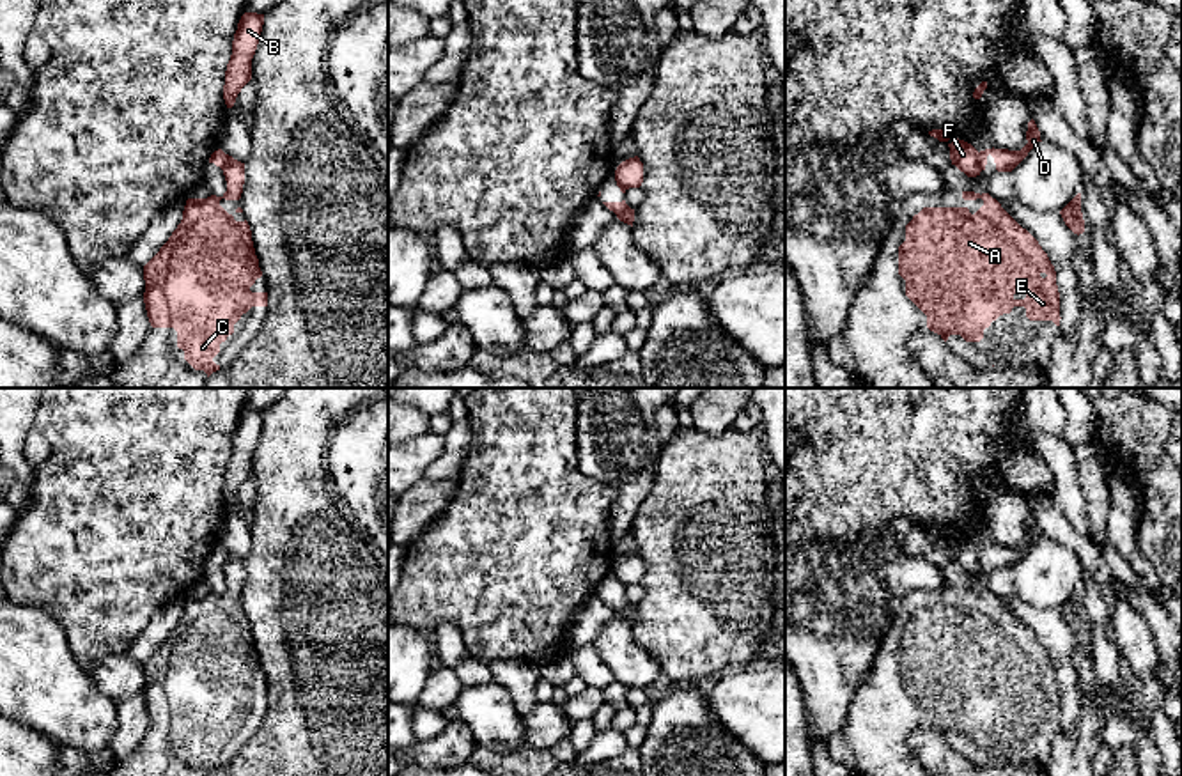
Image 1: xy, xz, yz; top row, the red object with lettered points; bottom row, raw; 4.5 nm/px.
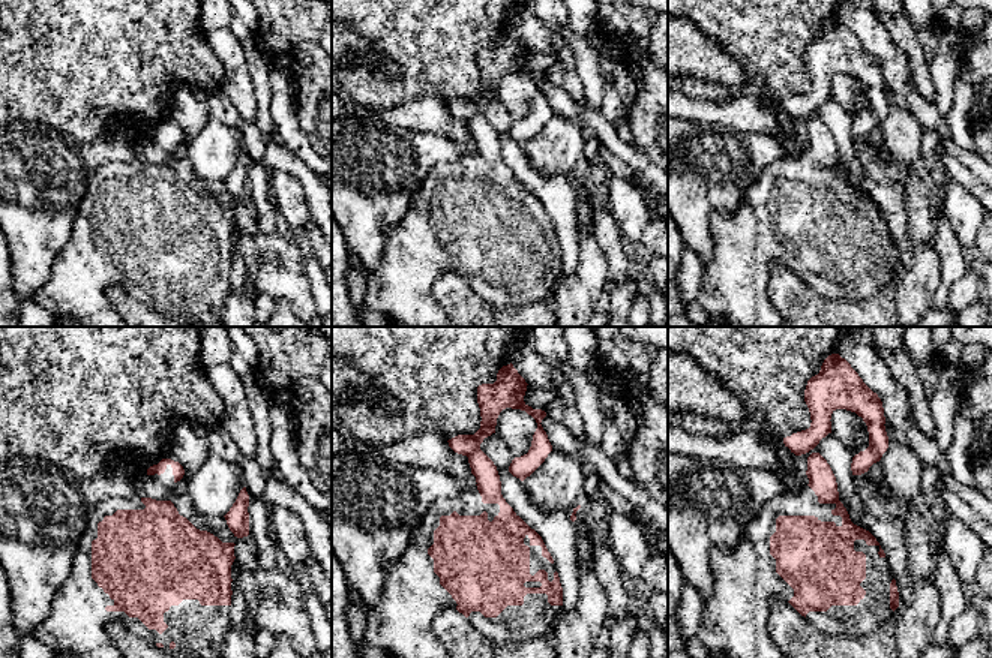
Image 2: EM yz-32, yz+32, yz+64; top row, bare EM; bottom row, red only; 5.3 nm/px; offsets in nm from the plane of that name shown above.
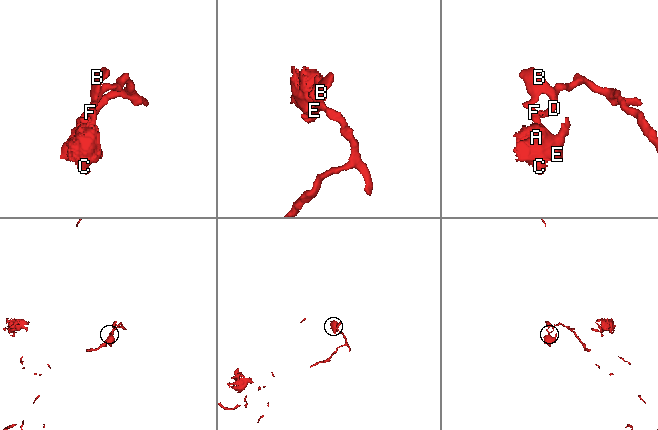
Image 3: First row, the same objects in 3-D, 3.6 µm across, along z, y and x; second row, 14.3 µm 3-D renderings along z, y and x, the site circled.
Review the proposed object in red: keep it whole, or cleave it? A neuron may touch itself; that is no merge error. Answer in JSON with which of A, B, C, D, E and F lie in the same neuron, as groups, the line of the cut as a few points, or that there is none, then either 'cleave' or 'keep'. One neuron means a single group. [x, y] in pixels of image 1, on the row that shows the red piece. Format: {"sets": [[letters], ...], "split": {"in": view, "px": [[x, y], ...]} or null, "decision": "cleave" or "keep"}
{"sets": [["A", "C", "E", "F"], ["B", "D"]], "split": {"in": "yz", "px": [[977, 153], [980, 170]]}, "decision": "cleave"}

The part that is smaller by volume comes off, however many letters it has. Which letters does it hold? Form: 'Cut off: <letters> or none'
Cut off: A, C, E, F

